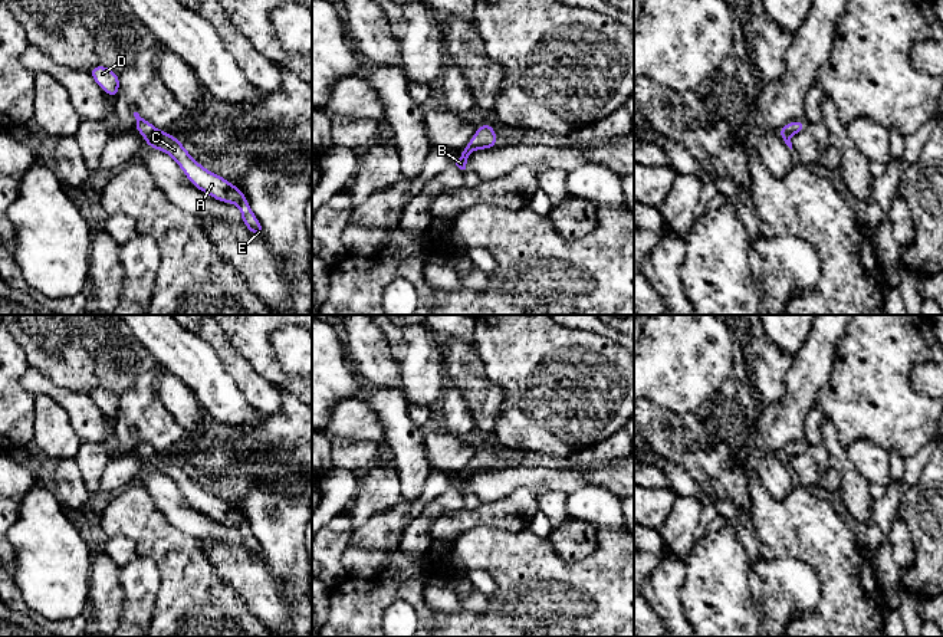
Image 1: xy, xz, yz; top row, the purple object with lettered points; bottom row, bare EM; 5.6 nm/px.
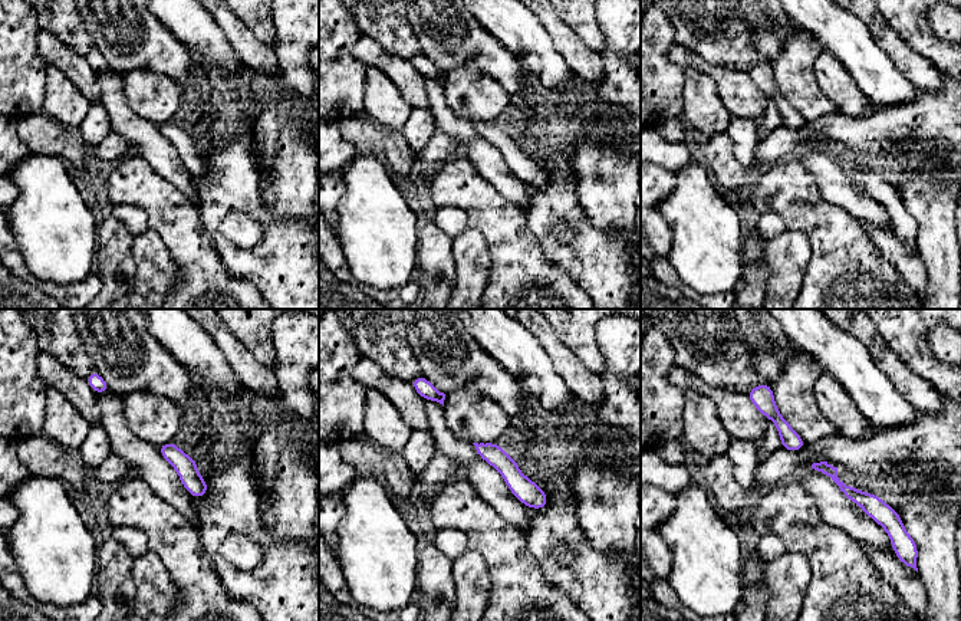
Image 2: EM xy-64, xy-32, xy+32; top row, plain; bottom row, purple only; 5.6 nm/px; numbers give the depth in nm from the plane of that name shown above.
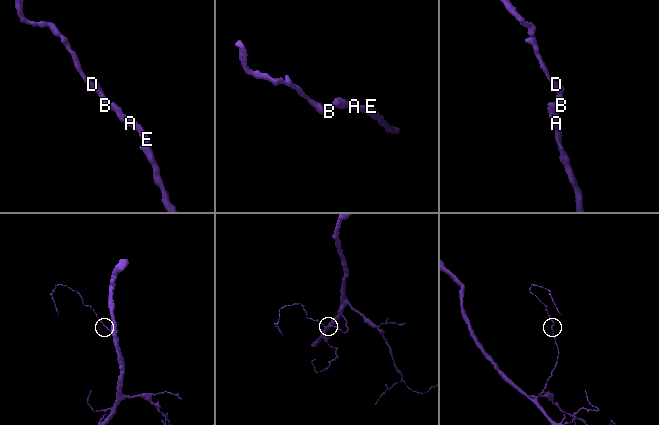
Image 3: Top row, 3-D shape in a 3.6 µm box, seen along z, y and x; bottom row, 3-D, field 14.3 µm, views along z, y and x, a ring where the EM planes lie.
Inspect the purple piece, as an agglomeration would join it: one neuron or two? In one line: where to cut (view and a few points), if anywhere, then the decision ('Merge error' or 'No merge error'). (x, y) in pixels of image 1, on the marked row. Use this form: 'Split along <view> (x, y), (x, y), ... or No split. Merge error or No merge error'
No split. No merge error

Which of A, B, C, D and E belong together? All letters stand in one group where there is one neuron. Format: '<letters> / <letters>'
A B C D E

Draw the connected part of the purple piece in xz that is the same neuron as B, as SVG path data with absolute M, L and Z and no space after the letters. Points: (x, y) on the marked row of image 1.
M492 124L479 125L476 134L472 137L470 142L463 147L460 158L456 165L460 170L466 170L467 160L473 150L486 150L497 147L496 131Z

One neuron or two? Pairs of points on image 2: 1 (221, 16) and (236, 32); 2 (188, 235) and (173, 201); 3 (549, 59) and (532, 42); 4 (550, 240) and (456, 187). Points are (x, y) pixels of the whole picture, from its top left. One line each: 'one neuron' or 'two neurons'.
1: one neuron
2: one neuron
3: one neuron
4: two neurons

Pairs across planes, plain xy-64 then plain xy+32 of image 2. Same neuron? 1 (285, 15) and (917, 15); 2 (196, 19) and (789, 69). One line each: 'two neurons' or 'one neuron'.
1: two neurons
2: two neurons

